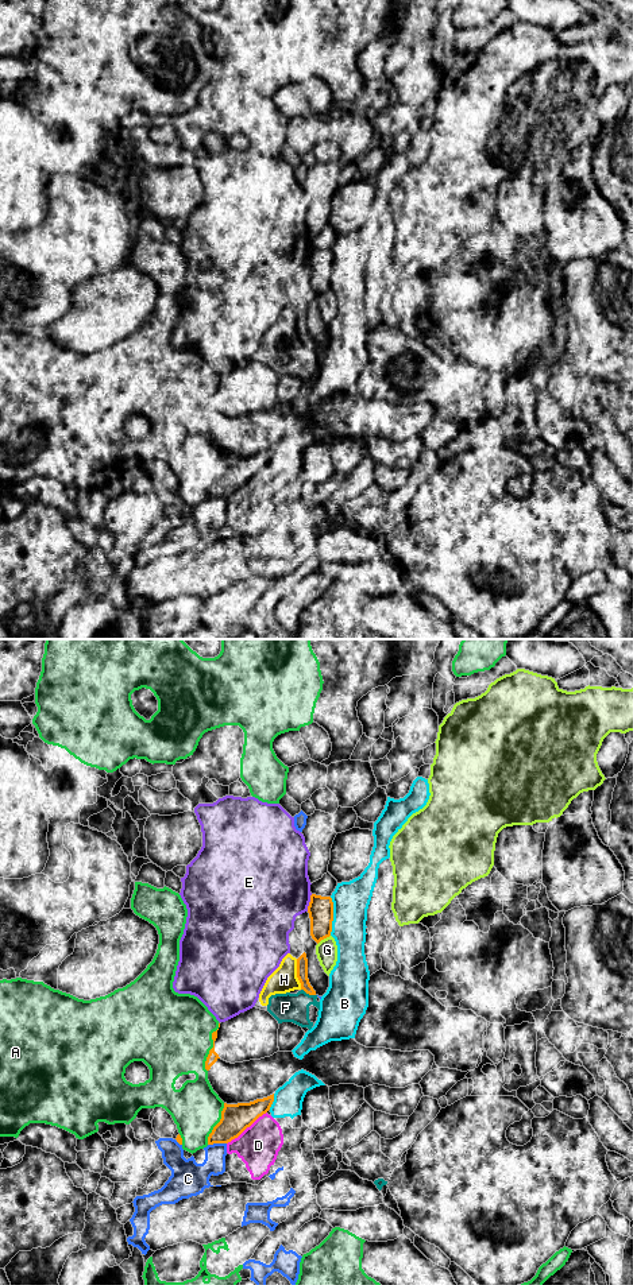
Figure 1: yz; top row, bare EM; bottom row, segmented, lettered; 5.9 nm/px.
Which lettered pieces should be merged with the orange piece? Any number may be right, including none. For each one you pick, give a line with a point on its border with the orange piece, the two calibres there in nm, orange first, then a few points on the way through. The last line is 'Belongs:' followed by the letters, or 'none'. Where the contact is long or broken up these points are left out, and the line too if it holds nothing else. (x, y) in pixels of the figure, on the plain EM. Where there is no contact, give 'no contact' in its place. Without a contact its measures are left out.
Belongs: none

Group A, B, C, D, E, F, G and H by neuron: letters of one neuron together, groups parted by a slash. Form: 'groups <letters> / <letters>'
groups A / B D / C / E / F H / G

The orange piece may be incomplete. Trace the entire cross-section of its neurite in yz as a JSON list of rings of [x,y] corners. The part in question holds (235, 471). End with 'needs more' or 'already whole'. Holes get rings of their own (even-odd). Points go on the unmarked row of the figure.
[[[274,446],[250,456],[227,457],[221,464],[220,475],[208,489],[208,498],[228,496],[238,491],[259,469],[266,467],[274,454]]]; already whole

